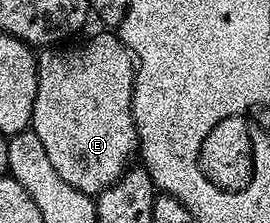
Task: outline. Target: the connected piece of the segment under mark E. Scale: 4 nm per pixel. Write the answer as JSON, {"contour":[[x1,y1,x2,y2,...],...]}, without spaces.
{"contour":[[99,31,103,32,76,48,47,46,38,53,37,98,33,98,33,114,29,125,30,131,41,138,41,146,45,146,45,155,57,174,61,174,69,186,92,198,98,197,100,192,120,180,132,163,131,155,136,155,139,146,139,135,131,109,137,65,131,49,114,31]]}

